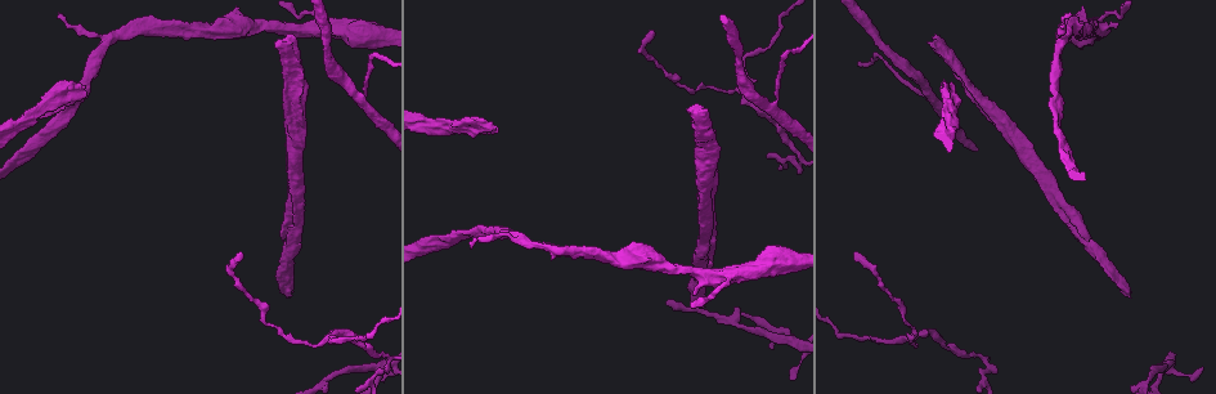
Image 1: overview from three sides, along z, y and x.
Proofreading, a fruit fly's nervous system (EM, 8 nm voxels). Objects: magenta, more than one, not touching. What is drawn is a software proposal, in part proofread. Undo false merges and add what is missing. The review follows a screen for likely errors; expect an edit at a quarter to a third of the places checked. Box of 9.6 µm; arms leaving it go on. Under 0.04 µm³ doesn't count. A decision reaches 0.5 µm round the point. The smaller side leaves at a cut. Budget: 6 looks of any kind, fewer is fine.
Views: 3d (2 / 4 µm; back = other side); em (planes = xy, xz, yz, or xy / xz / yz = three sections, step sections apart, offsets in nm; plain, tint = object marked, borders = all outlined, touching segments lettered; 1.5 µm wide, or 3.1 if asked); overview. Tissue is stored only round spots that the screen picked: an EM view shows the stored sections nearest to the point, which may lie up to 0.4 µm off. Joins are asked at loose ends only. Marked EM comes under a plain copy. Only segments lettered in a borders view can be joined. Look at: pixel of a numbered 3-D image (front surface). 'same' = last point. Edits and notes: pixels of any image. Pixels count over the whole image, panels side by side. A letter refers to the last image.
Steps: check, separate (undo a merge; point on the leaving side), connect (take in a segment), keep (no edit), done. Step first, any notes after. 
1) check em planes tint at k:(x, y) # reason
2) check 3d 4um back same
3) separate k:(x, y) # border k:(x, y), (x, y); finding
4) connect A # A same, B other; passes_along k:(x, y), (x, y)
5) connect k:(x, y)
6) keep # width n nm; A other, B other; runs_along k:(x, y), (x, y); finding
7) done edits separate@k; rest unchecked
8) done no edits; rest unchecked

check em planes borders at 1:(1202, 370) # free end

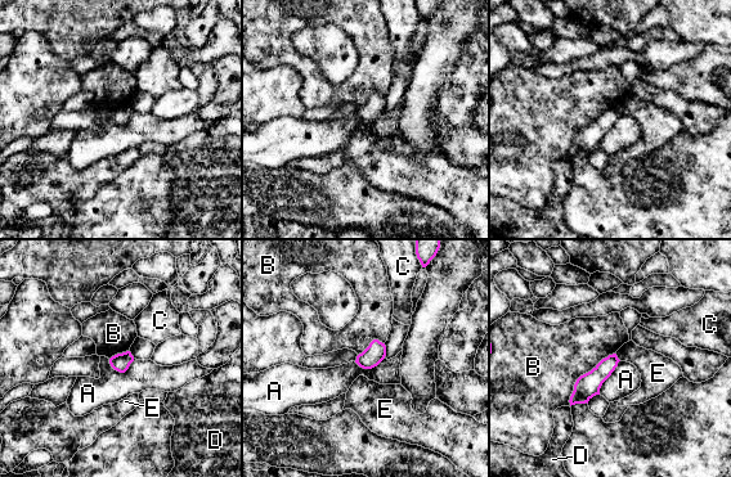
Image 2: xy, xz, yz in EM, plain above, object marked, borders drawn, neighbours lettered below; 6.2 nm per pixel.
keep # width 110 nm; A other, B other, C other, D other, E other; no lettered segment goes on from it

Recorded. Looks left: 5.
check em planes borders at 1:(296, 38) # end of a long branch

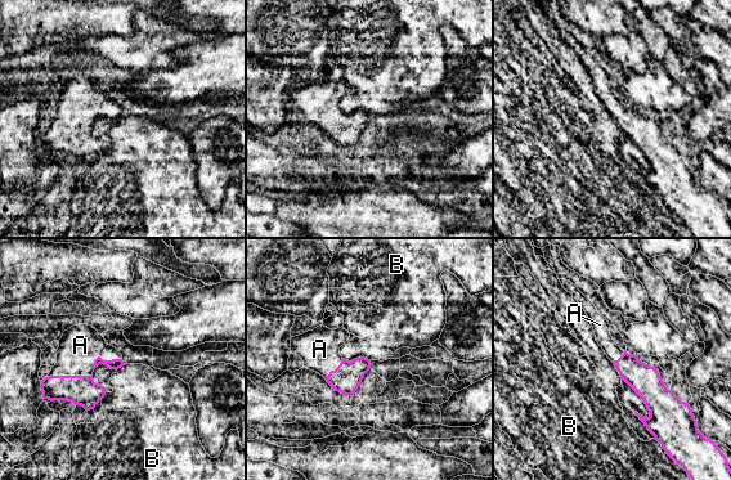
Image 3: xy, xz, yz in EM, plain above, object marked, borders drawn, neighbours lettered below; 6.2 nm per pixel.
connect A # A same, B other; passes_along 3:(81, 390), (70, 376), (80, 345); it goes on there

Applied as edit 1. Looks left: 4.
check overview # see it whole again

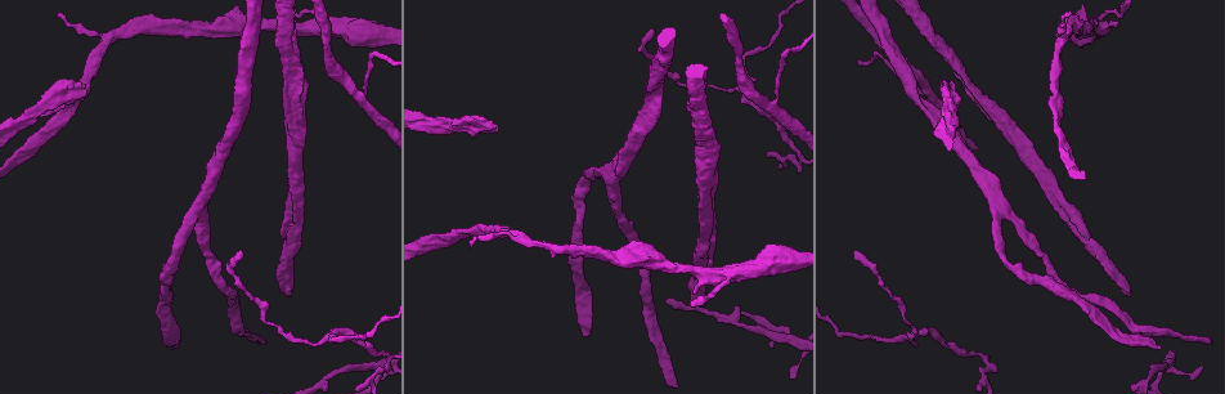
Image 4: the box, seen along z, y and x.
check em planes borders at 4:(85, 93) # branch stops here

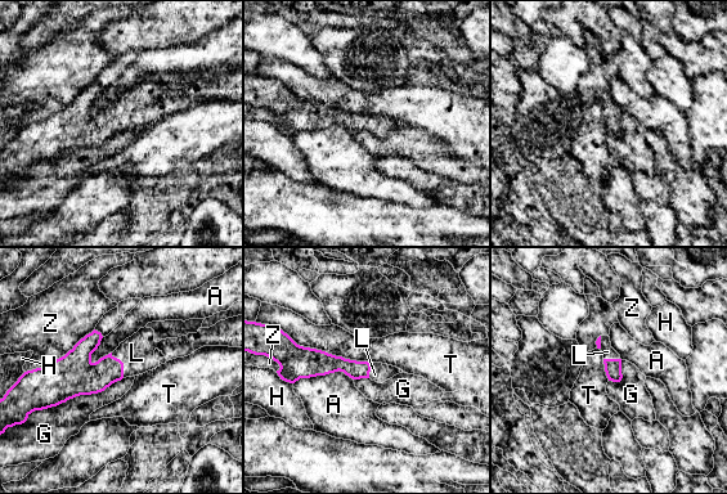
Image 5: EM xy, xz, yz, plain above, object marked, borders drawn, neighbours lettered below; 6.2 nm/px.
connect L # A other, G other, H other, L same, T other, Z other; passes_along 5:(85, 377), (122, 364), (137, 353); it goes on there

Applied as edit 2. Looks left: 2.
done edits connect@3, connect@5; rest unchecked

